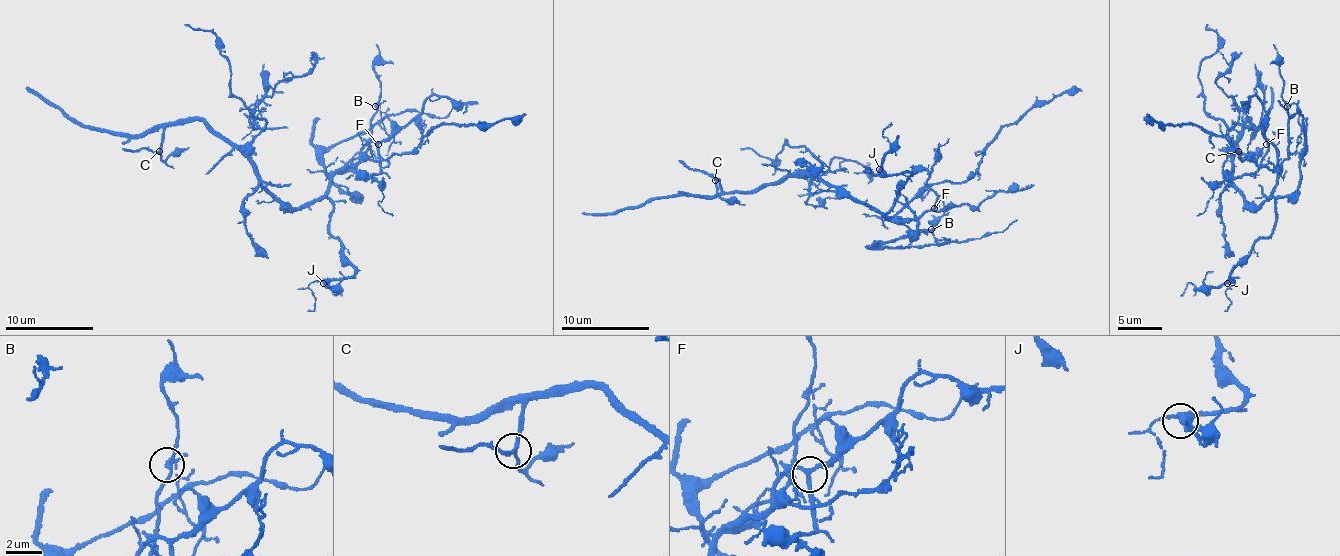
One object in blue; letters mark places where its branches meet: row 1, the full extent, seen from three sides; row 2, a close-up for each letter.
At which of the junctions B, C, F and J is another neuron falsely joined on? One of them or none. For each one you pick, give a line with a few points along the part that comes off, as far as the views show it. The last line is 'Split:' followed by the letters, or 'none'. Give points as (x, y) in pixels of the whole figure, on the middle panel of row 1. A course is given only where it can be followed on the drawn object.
B: Course of the part to remove: (932, 230), (934, 243), (884, 248), (881, 241), (895, 241), (917, 228), (917, 217), (901, 202), (895, 202)
Split: B

